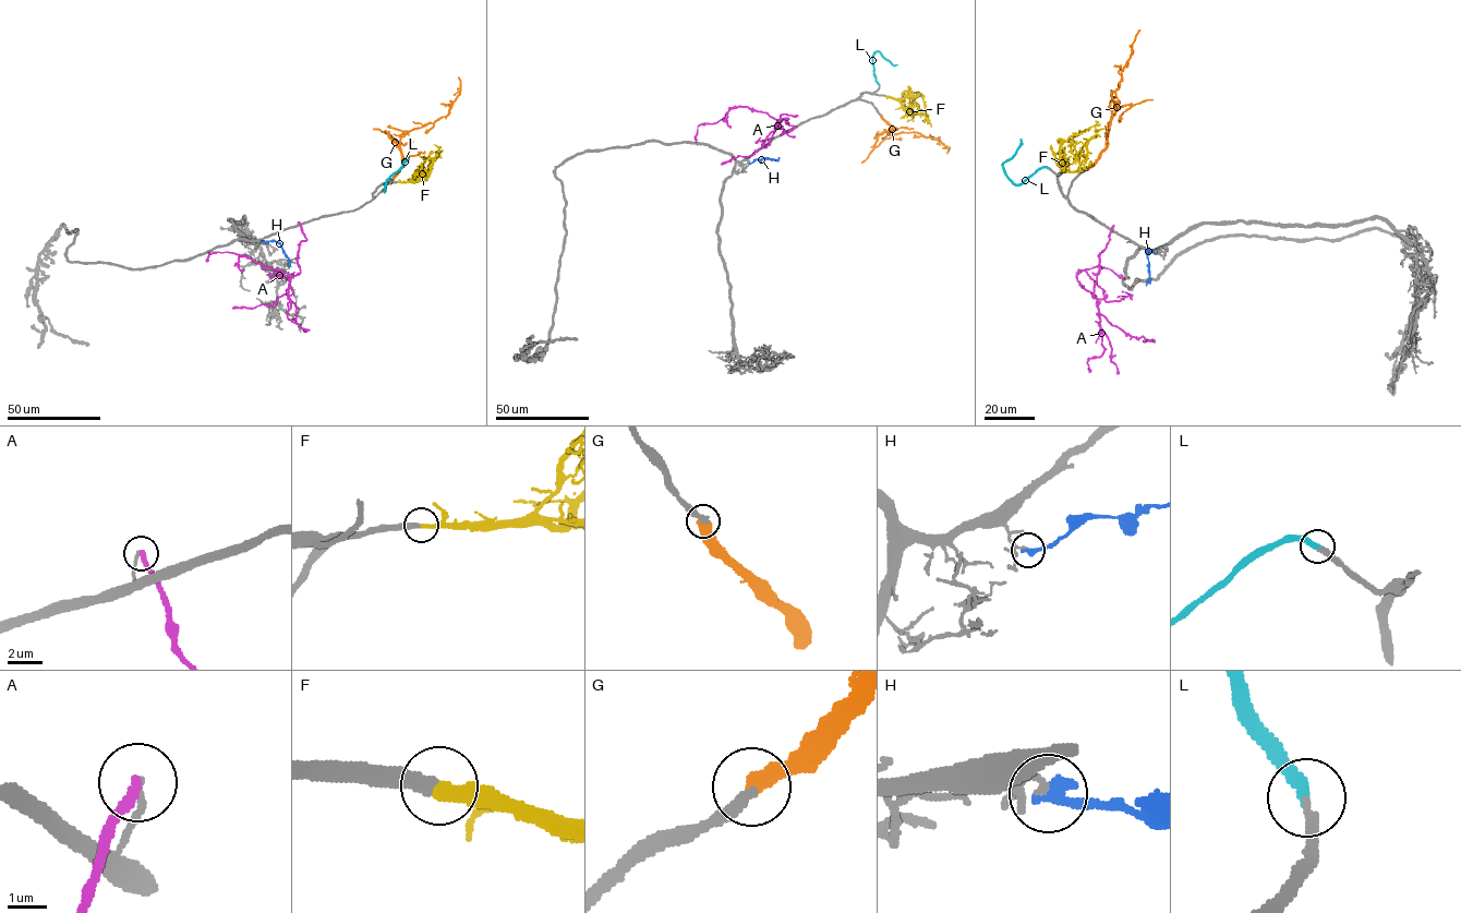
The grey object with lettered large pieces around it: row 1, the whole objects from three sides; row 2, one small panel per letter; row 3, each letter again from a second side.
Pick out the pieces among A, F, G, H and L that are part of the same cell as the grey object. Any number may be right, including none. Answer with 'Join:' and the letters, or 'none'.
Join: F, L

